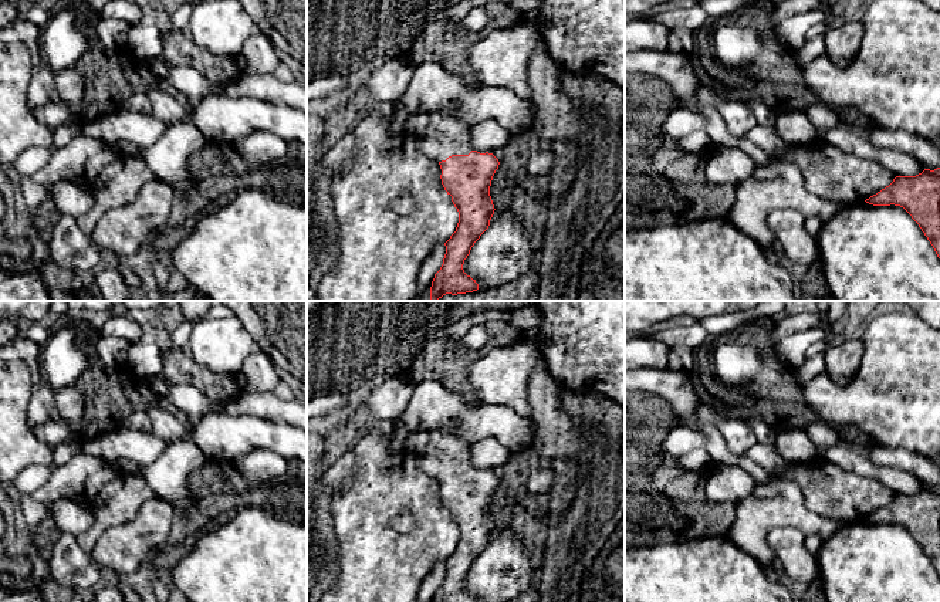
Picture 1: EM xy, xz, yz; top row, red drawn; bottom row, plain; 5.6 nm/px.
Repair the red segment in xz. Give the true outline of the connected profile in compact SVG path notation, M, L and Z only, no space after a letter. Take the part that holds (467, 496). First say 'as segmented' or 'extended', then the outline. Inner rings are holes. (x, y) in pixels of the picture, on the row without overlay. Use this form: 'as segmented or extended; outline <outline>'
extended; outline M432 429L429 443L417 454L423 476L437 478L442 503L459 530L456 549L444 561L446 572L432 602L477 602L463 588L464 578L494 532L490 504L498 477L470 463L470 443L440 429Z

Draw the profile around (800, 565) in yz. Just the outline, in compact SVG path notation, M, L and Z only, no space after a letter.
M777 527L771 532L771 542L782 569L794 582L811 584L818 578L815 558L805 549L805 535L794 527Z

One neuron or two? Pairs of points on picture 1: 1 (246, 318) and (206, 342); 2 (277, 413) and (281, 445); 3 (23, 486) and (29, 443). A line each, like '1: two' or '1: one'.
1: two
2: two
3: two

